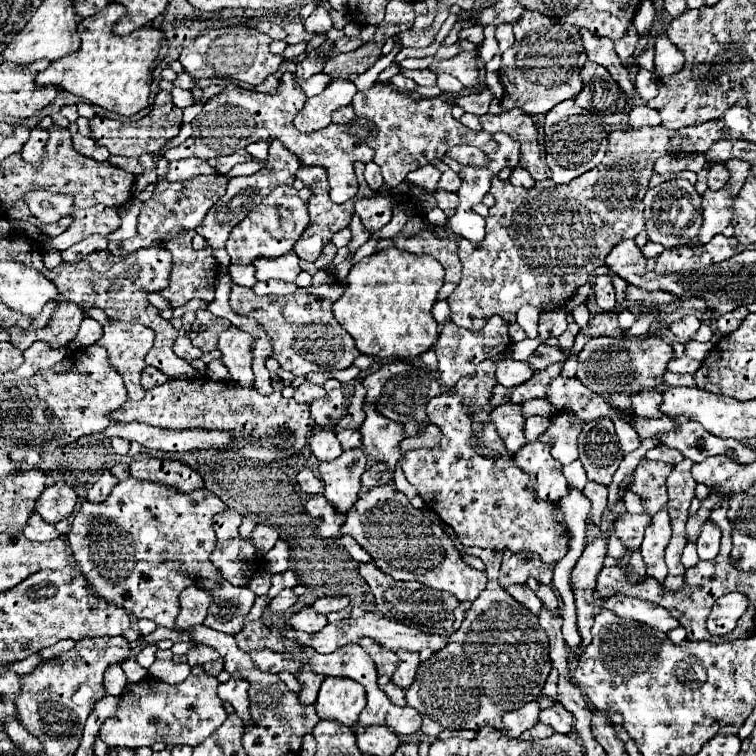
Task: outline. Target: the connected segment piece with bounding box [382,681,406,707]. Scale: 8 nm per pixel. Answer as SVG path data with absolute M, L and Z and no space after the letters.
M392 681L383 686L382 690L386 693L390 701L400 707L406 705L405 691L396 686Z

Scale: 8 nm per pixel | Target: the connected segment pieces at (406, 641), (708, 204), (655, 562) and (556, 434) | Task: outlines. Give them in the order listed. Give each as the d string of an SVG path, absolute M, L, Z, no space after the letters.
M364 614L362 618L350 618L350 620L342 620L342 622L334 622L334 624L328 624L322 632L318 634L306 634L306 632L298 632L298 630L290 630L286 634L290 640L298 640L298 644L306 644L306 646L312 646L316 652L322 652L322 654L328 654L328 652L334 652L336 648L344 646L344 644L350 644L350 642L360 642L360 638L372 638L376 644L392 650L392 652L398 652L398 650L408 650L408 652L420 652L422 648L430 648L432 652L438 652L440 648L446 646L446 638L442 636L436 636L436 634L424 634L422 630L418 630L416 626L406 626L398 620L392 620L392 618L384 618L382 614Z
M728 160L724 166L730 172L726 186L716 192L706 190L706 194L702 196L704 206L704 224L700 228L702 244L710 242L714 234L720 234L730 224L734 214L734 198L740 194L740 188L748 178L750 164L742 160Z
M662 508L650 522L650 526L646 528L646 536L642 542L642 558L646 562L648 568L648 576L654 576L656 580L664 580L666 578L666 564L664 564L664 548L668 546L672 536L672 528L670 528L670 516L668 510Z
M562 410L550 418L550 428L544 434L540 434L538 440L554 446L554 454L556 454L554 458L558 462L570 464L578 458L576 438L582 432L582 426L584 422L576 422L574 414L568 414L566 410Z

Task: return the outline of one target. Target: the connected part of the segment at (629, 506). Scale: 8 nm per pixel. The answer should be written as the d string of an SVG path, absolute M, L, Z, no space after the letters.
M630 490L624 494L624 506L626 506L626 512L628 514L642 514L642 504L638 500L638 496L634 496Z

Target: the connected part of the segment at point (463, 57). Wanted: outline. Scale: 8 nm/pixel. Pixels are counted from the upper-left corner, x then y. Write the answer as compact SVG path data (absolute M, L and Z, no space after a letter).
M460 52L458 56L444 60L444 67L437 69L436 74L452 74L454 78L458 78L468 90L476 90L478 88L478 54L476 52Z

